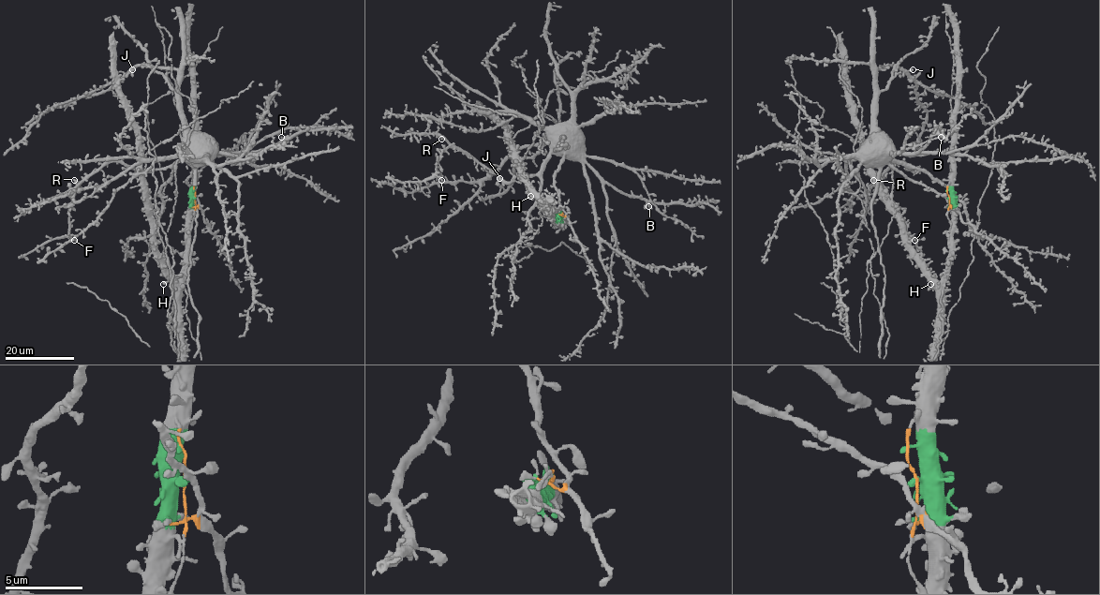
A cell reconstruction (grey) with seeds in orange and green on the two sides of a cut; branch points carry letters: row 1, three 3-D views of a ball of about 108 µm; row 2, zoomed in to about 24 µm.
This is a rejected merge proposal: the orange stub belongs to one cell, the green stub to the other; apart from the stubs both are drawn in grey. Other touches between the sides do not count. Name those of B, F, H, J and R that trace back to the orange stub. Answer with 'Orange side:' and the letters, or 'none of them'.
Orange side: B, F, J, R

